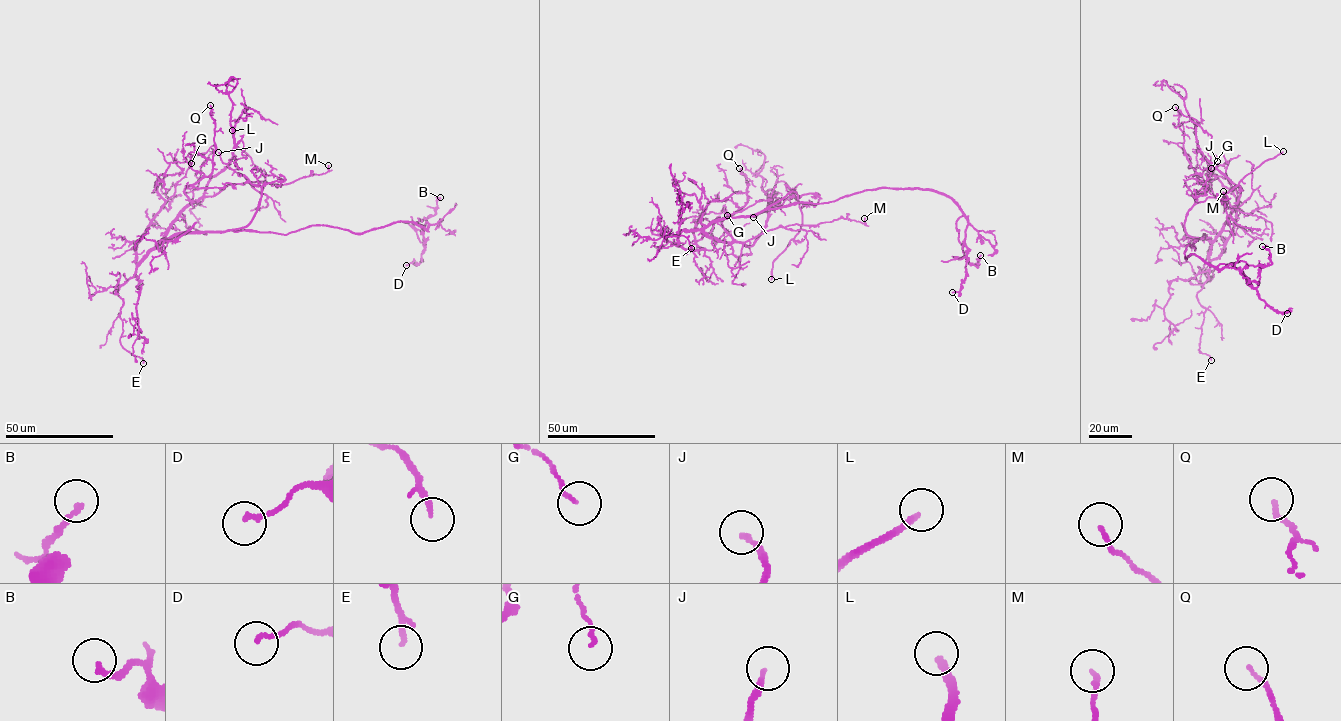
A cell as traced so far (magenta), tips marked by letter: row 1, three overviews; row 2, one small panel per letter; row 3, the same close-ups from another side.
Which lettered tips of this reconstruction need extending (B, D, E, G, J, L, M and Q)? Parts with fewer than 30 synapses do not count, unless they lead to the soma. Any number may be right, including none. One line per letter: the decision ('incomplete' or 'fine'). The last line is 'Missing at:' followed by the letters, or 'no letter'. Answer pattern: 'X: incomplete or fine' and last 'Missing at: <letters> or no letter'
B: fine
D: fine
E: fine
G: fine
J: fine
L: incomplete
M: fine
Q: fine
Missing at: L

